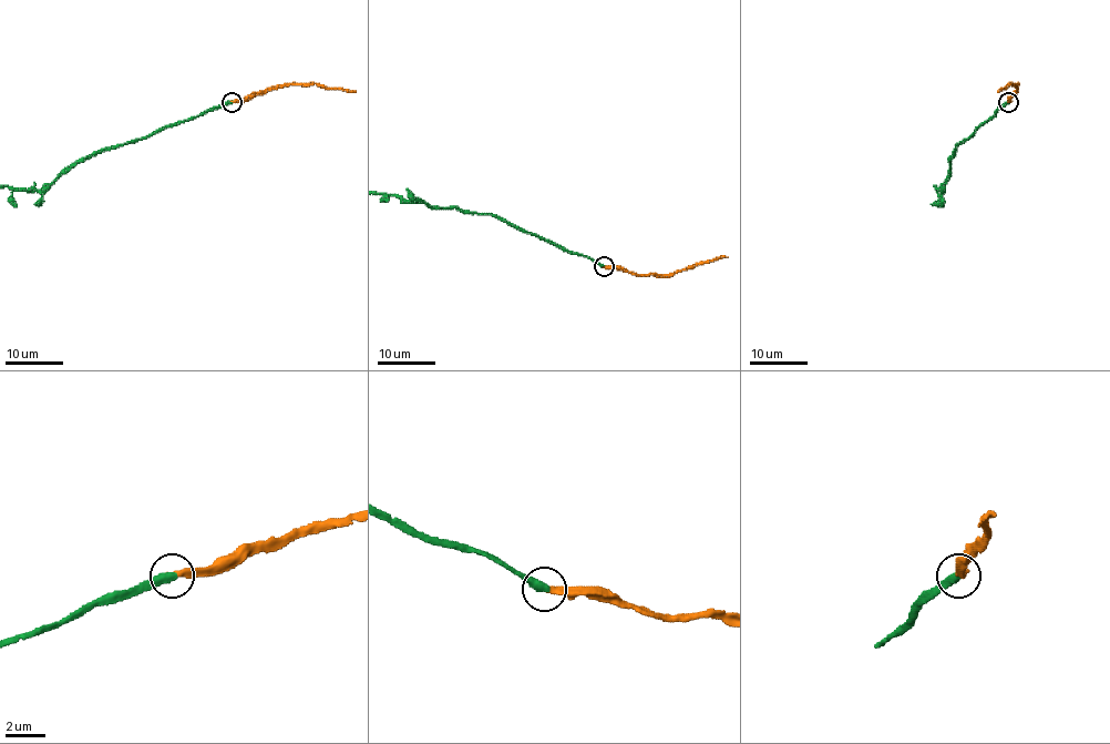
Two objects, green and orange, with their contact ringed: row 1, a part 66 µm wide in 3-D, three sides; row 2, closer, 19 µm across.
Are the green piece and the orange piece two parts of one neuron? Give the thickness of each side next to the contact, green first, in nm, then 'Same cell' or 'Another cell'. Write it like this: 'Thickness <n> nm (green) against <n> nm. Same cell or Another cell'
Thickness 460 nm (green) against 280 nm. Same cell

